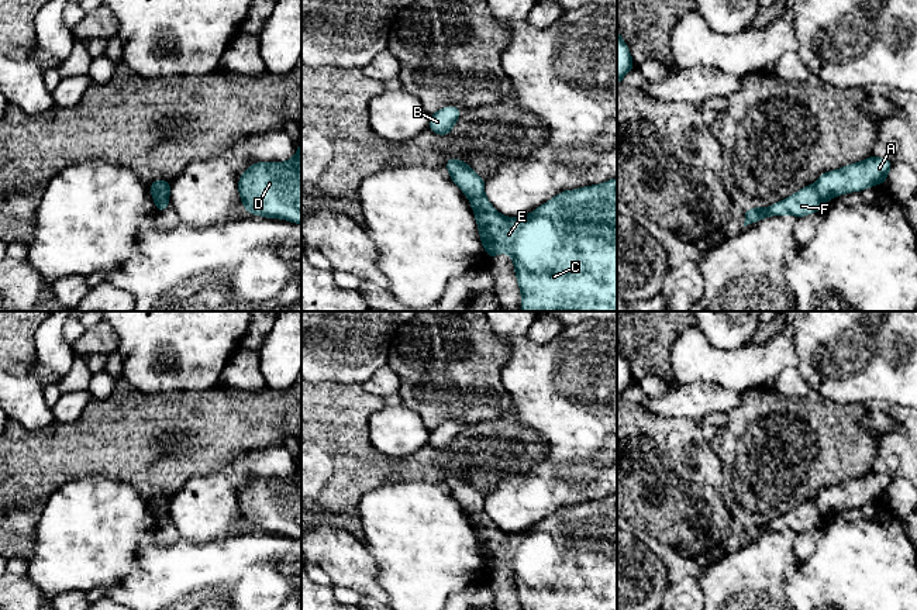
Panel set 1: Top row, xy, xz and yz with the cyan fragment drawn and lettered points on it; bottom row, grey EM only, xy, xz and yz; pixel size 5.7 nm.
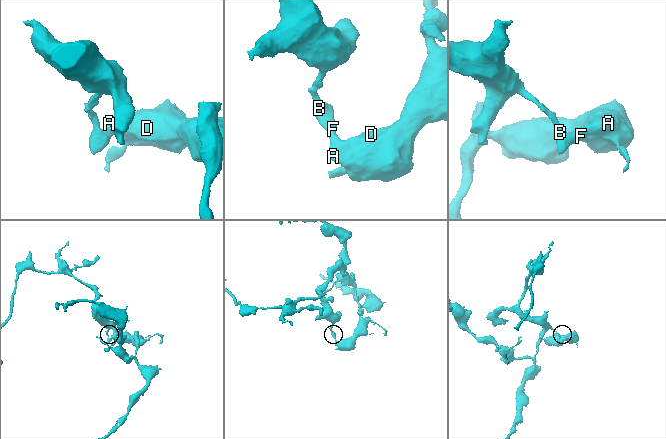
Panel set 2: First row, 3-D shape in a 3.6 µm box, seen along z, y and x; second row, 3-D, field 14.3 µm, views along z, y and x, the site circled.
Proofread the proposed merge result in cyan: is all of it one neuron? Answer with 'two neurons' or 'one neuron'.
two neurons

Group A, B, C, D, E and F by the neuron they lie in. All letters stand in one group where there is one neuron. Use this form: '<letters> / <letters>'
A C D E / B F

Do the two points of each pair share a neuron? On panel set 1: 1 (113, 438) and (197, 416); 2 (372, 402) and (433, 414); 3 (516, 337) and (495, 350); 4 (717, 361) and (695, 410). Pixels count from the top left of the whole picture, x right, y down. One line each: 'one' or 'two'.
1: one
2: two
3: two
4: two

